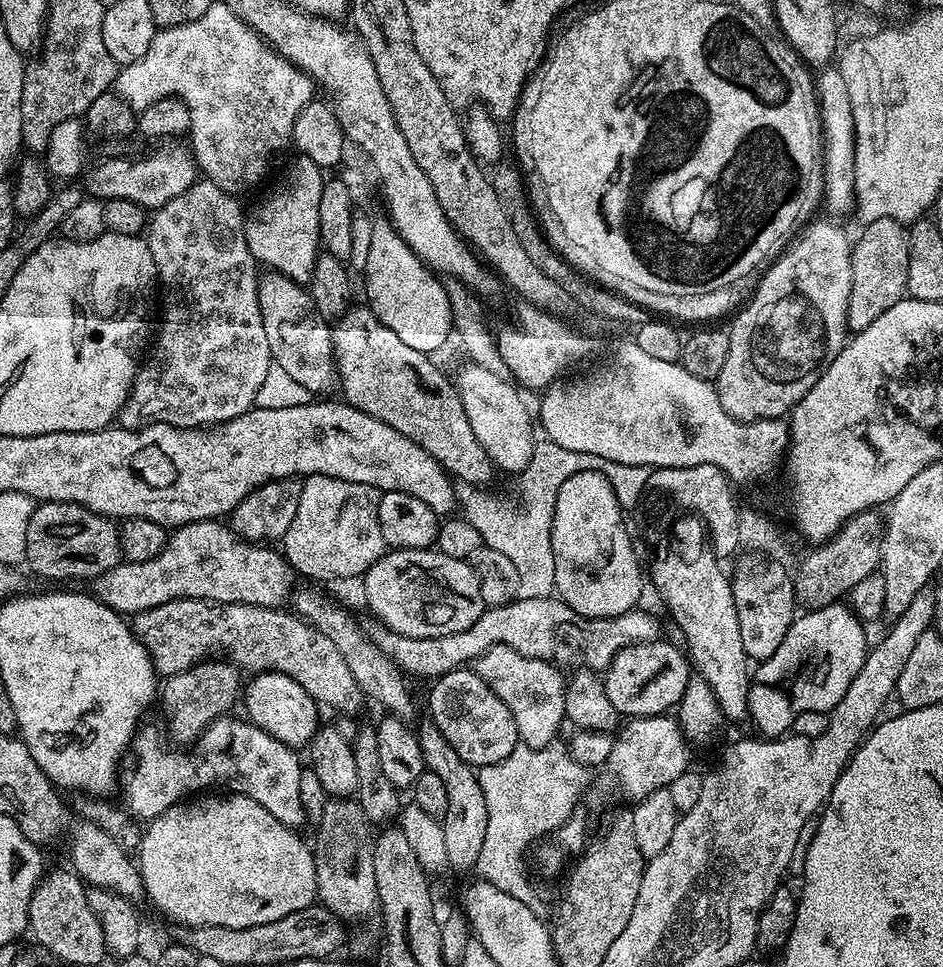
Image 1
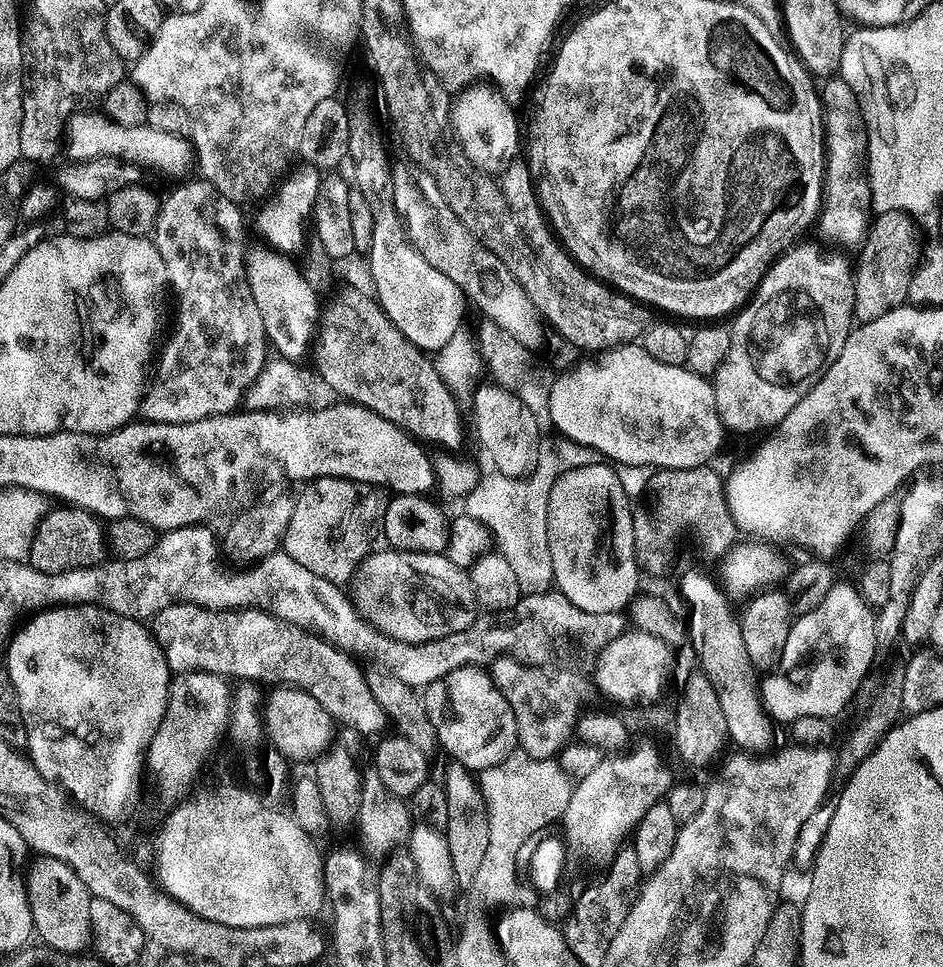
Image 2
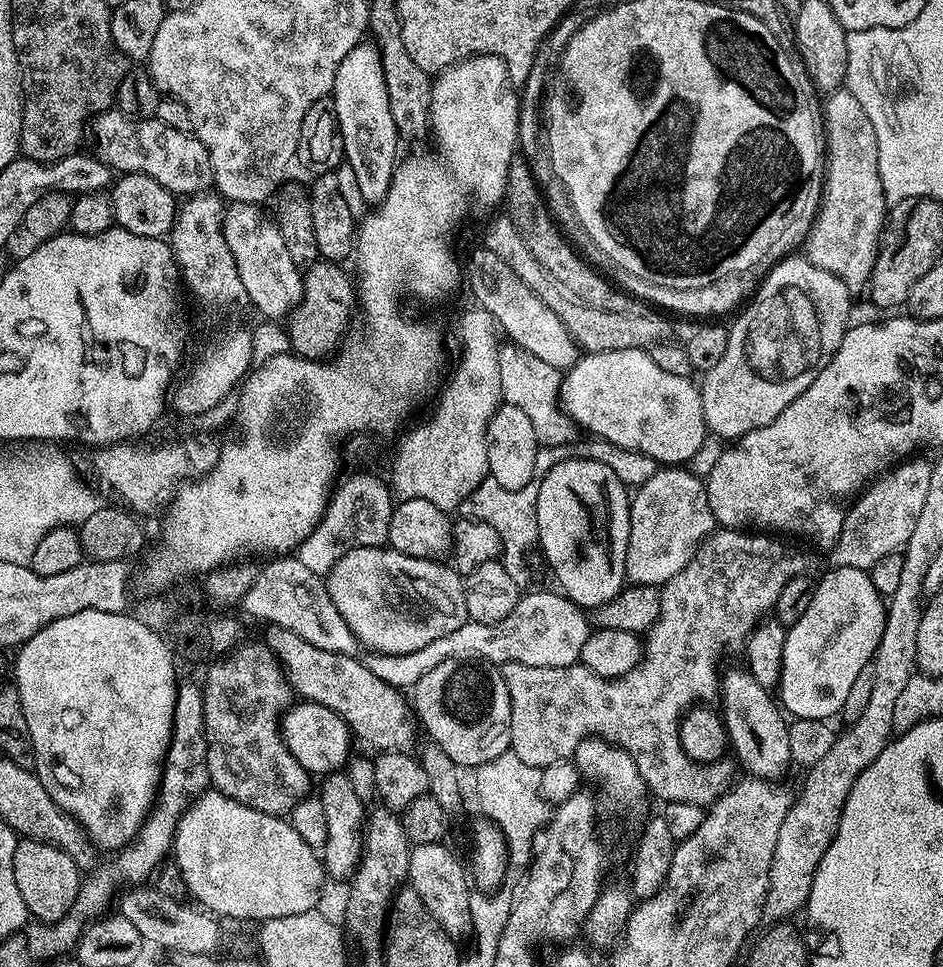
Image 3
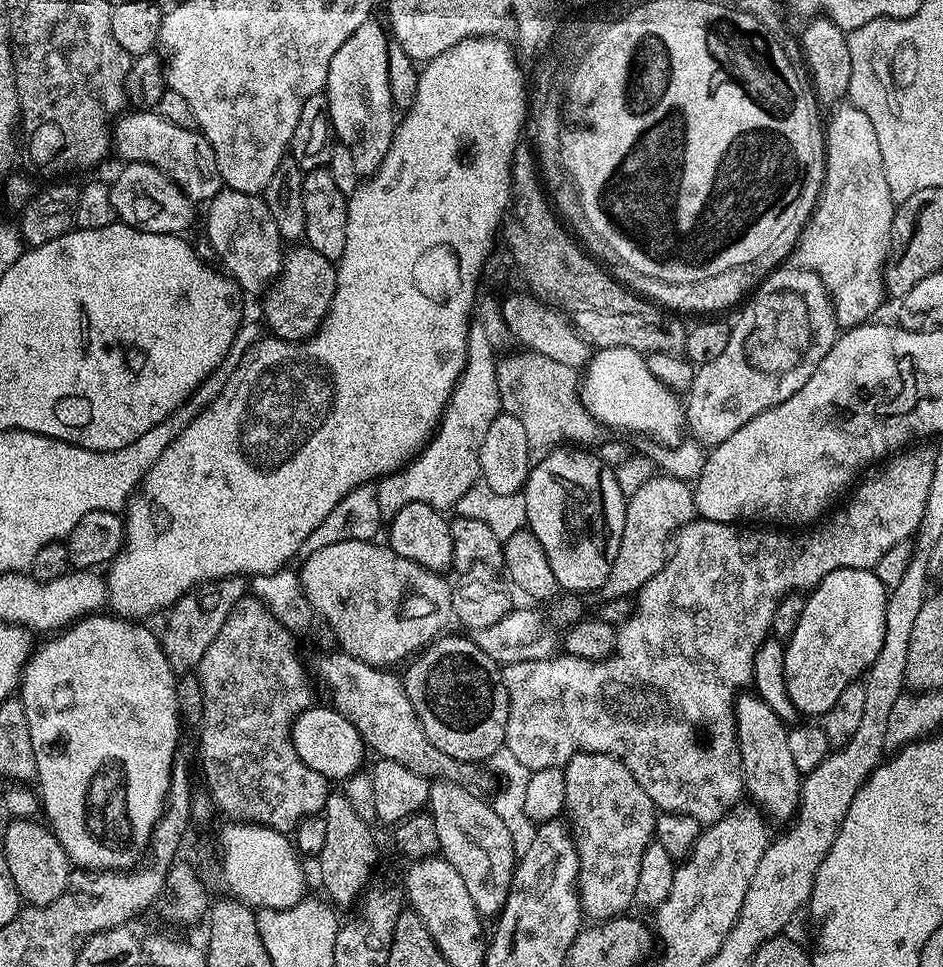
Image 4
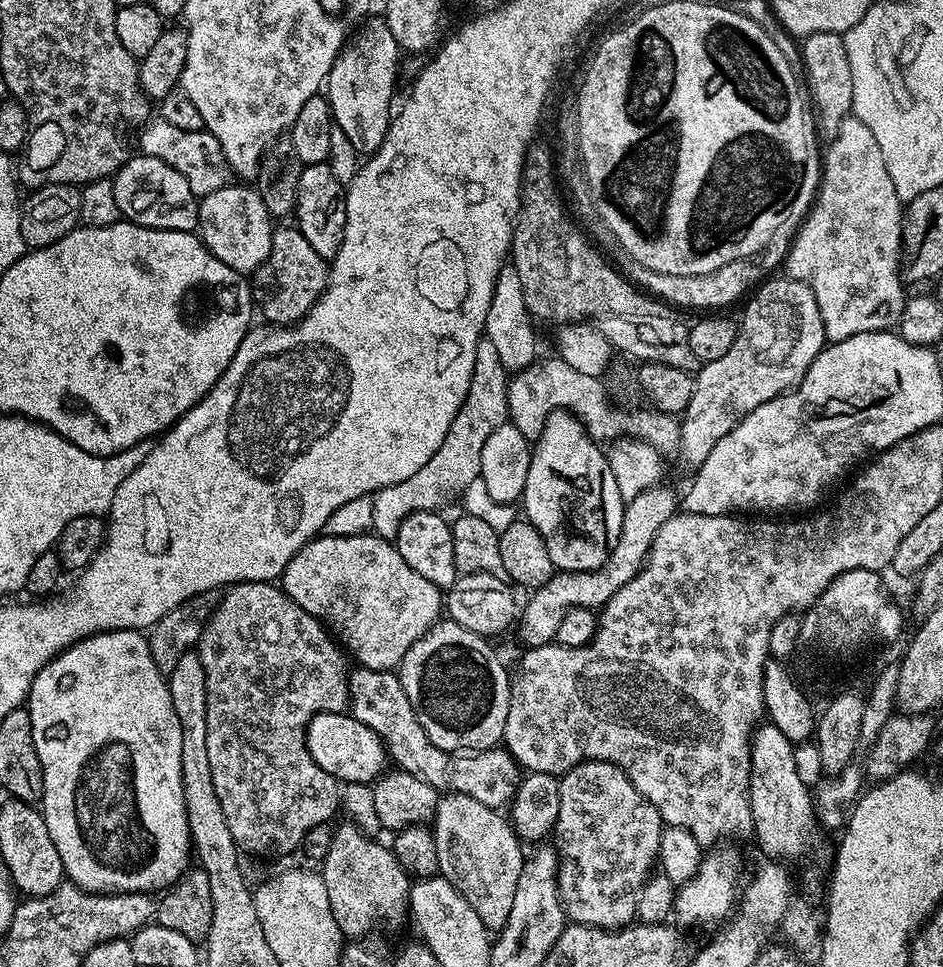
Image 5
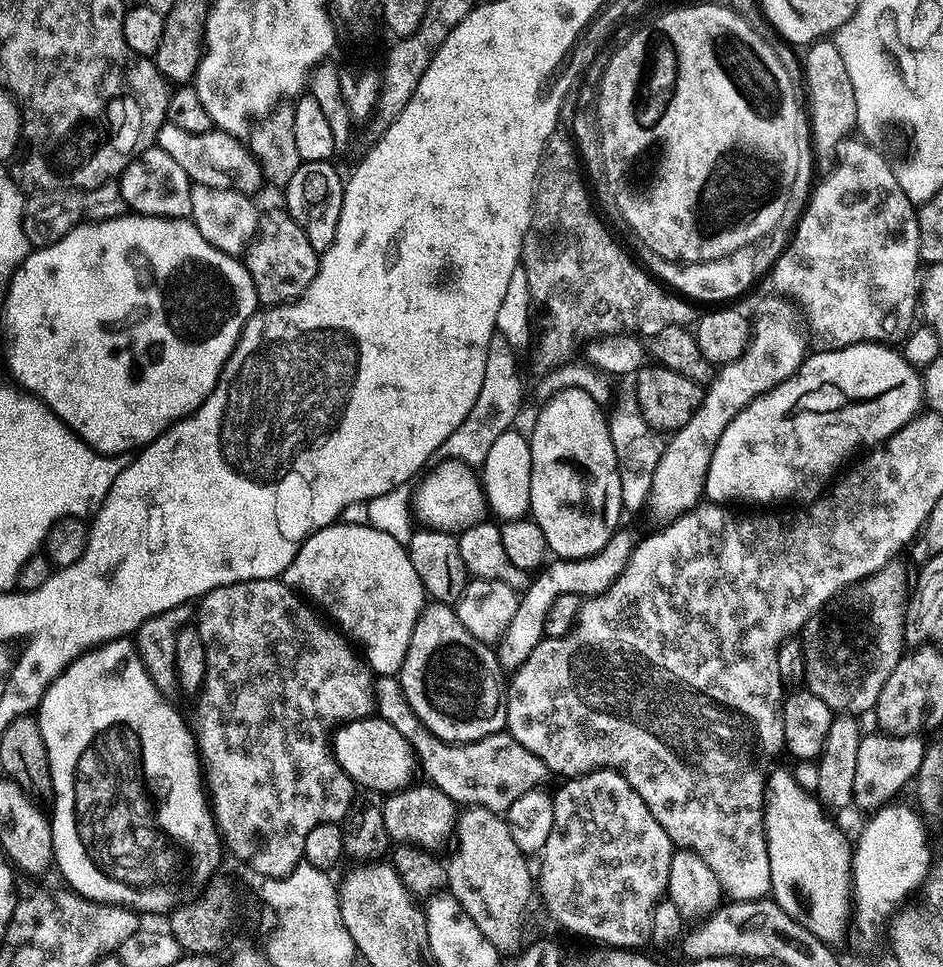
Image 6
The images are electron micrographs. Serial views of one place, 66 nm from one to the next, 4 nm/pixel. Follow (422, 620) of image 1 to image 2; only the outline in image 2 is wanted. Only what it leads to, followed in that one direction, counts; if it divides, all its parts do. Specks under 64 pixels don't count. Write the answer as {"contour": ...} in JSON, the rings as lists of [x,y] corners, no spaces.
{"contour":[[[385,550],[372,553],[356,565],[350,588],[350,603],[359,612],[361,619],[398,642],[421,644],[446,638],[446,634],[458,634],[458,630],[466,630],[466,626],[474,623],[478,615],[478,605],[468,572],[454,566],[447,554],[438,552]]]}

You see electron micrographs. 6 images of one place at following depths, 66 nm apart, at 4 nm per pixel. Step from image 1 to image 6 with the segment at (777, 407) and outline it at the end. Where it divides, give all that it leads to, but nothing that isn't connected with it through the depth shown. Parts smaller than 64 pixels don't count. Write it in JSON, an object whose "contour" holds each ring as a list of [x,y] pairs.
{"contour":[[[784,303],[788,304],[776,304],[758,313],[756,320],[754,316],[748,348],[734,362],[723,365],[713,375],[704,388],[702,402],[698,410],[694,410],[690,422],[671,433],[665,443],[658,470],[654,470],[654,486],[650,497],[650,508],[658,515],[668,516],[664,518],[683,516],[701,503],[706,474],[710,470],[710,458],[714,454],[714,446],[718,446],[718,438],[722,438],[722,430],[726,430],[726,426],[730,426],[735,416],[750,402],[754,402],[754,398],[766,395],[783,380],[795,376],[800,369],[800,363],[809,351],[806,324],[801,309],[795,303]]]}

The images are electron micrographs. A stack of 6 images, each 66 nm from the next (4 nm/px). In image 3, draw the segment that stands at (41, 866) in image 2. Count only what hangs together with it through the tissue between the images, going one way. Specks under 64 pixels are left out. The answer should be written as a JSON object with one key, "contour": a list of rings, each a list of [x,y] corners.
{"contour":[[[20,838],[14,850],[14,882],[18,882],[18,894],[26,902],[29,917],[54,924],[68,915],[82,883],[82,872],[61,848],[41,840]]]}

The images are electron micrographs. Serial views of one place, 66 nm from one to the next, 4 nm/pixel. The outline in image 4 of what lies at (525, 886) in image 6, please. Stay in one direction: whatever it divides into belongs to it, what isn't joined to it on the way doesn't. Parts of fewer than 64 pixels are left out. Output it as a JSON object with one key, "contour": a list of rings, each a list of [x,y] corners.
{"contour":[[[433,779],[428,785],[427,807],[434,818],[434,826],[438,826],[439,855],[458,870],[481,917],[495,917],[504,909],[512,889],[518,854],[514,850],[510,830],[506,830],[502,818],[494,814],[491,803],[487,799],[479,800],[464,788],[467,787],[455,780]]]}

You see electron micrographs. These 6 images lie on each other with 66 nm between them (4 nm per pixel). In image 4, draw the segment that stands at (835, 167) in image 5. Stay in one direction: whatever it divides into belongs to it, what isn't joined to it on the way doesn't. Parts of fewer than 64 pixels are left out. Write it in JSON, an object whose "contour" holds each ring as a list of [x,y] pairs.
{"contour":[[[844,102],[836,113],[826,120],[826,155],[822,160],[823,188],[819,200],[809,217],[798,241],[799,267],[816,272],[826,286],[841,329],[855,328],[873,319],[872,316],[886,300],[884,291],[884,266],[892,251],[892,223],[897,201],[890,194],[886,174],[882,166],[882,150],[878,146],[878,134],[863,110],[851,102]]]}

